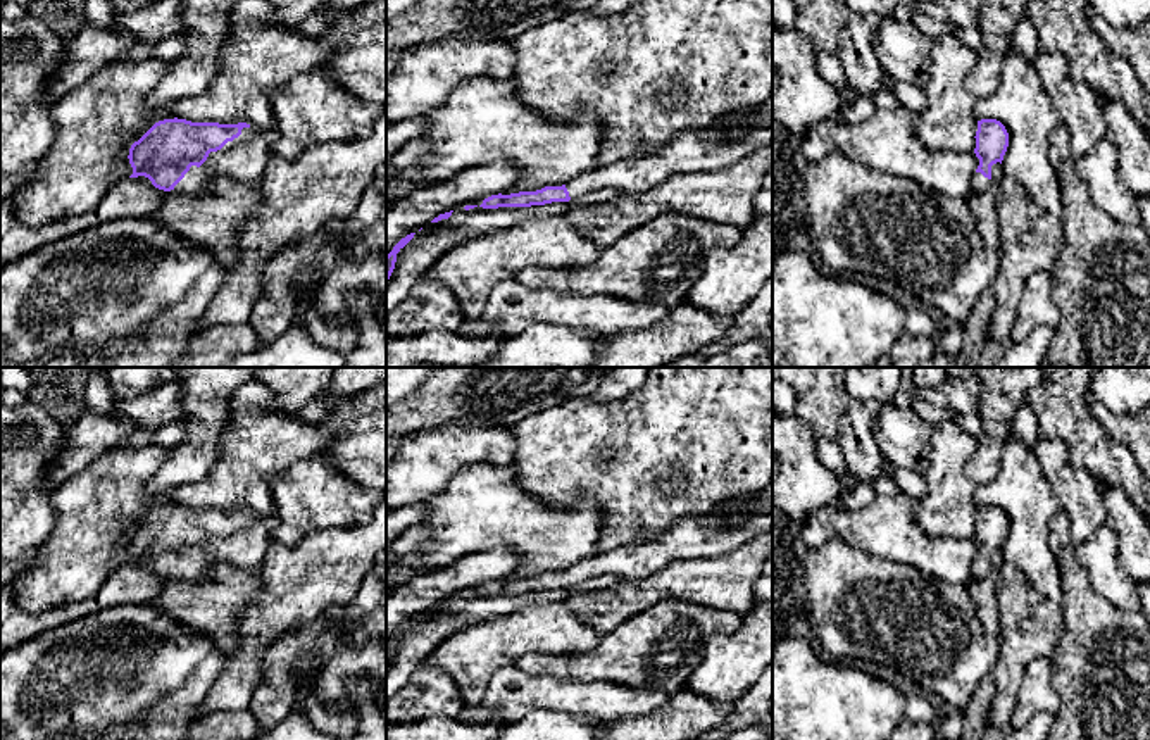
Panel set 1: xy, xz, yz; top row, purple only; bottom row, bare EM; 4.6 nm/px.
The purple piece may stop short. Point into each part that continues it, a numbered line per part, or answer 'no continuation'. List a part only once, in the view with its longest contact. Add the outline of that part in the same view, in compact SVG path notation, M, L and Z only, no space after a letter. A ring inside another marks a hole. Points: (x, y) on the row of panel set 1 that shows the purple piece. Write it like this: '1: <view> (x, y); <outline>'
1: xy (243, 159); M243 128L238 138L228 141L217 152L210 152L200 167L191 166L171 191L205 193L216 176L247 185L257 191L272 155L271 147L271 133Z

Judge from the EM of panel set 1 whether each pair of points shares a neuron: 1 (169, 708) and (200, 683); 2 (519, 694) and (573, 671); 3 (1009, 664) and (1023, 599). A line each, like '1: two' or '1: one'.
1: one
2: two
3: one

